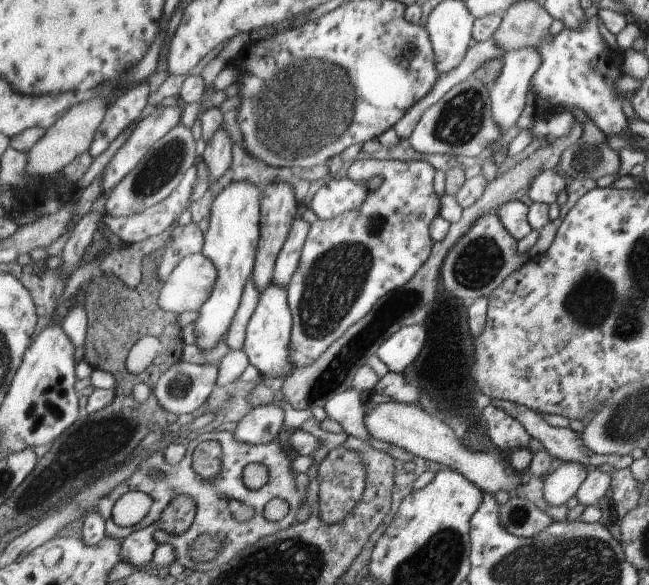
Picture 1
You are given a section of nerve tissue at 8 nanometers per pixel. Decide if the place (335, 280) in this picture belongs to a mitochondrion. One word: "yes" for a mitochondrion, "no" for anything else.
yes

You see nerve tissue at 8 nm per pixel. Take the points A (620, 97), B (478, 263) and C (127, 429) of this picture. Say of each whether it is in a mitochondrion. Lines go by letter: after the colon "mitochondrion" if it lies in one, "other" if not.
A: other
B: mitochondrion
C: other

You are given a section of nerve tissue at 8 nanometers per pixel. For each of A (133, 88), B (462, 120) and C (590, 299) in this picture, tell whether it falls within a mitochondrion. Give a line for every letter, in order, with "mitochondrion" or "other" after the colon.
A: other
B: mitochondrion
C: mitochondrion

